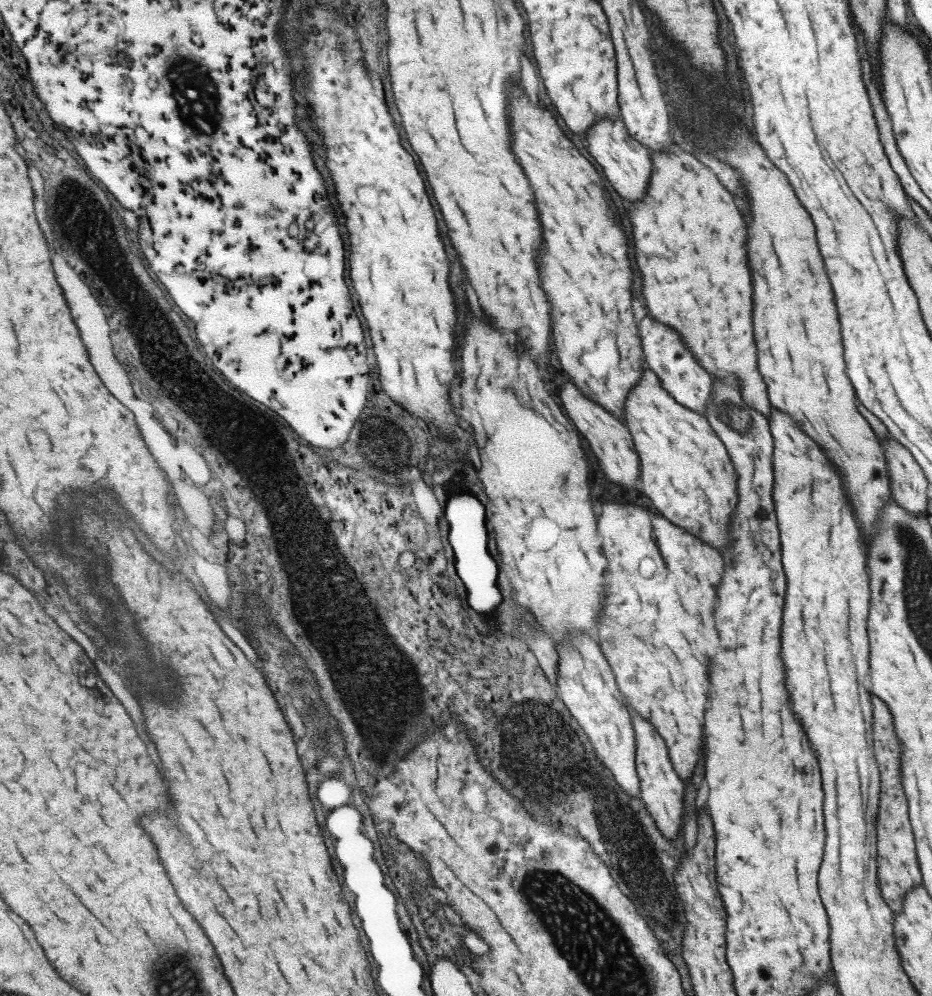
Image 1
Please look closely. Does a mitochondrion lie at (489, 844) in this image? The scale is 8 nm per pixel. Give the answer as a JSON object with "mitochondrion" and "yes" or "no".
{"mitochondrion":"no"}

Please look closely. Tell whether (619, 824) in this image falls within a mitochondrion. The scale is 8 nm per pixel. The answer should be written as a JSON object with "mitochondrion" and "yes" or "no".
{"mitochondrion":"yes"}

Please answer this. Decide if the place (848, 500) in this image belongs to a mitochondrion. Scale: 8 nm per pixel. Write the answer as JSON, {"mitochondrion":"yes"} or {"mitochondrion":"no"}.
{"mitochondrion":"no"}

